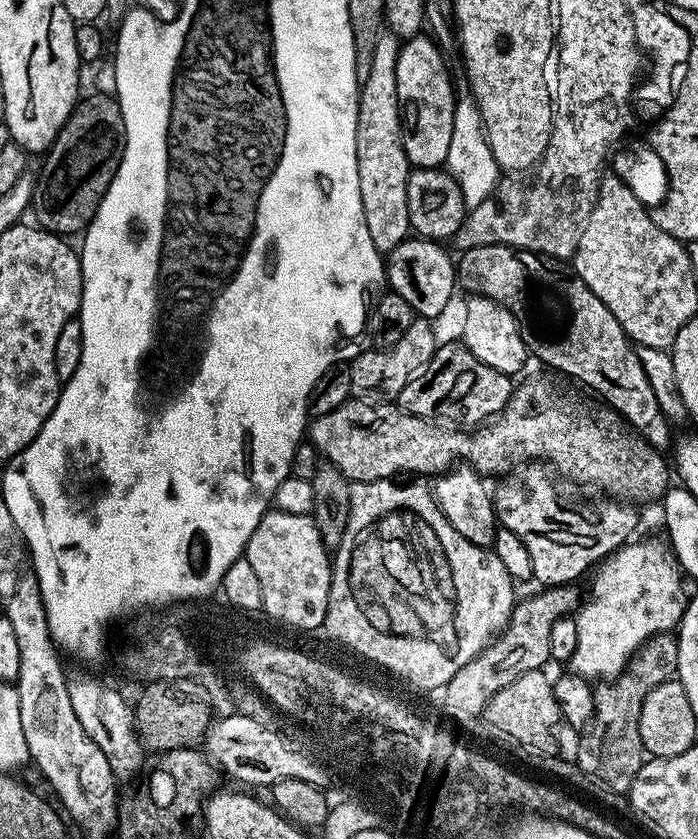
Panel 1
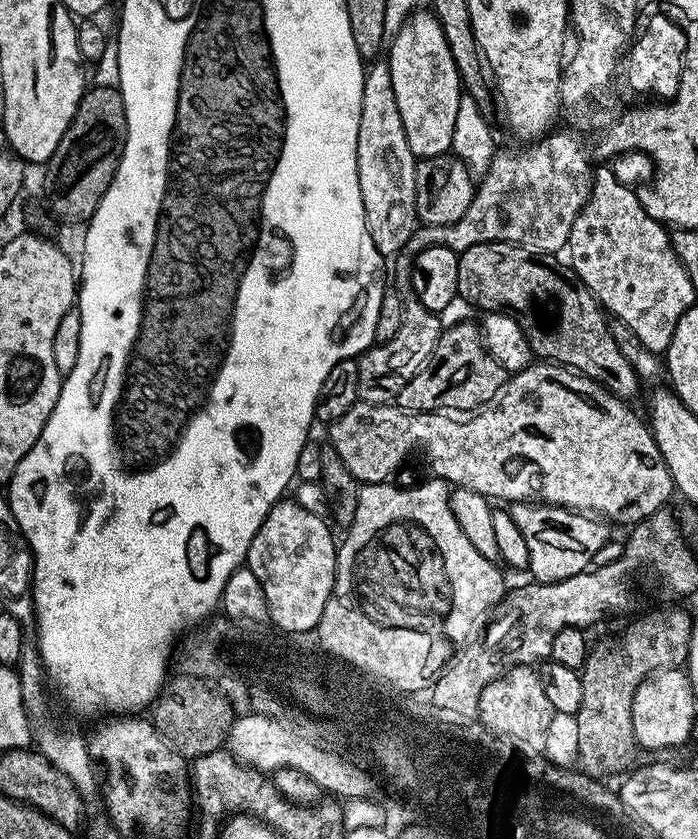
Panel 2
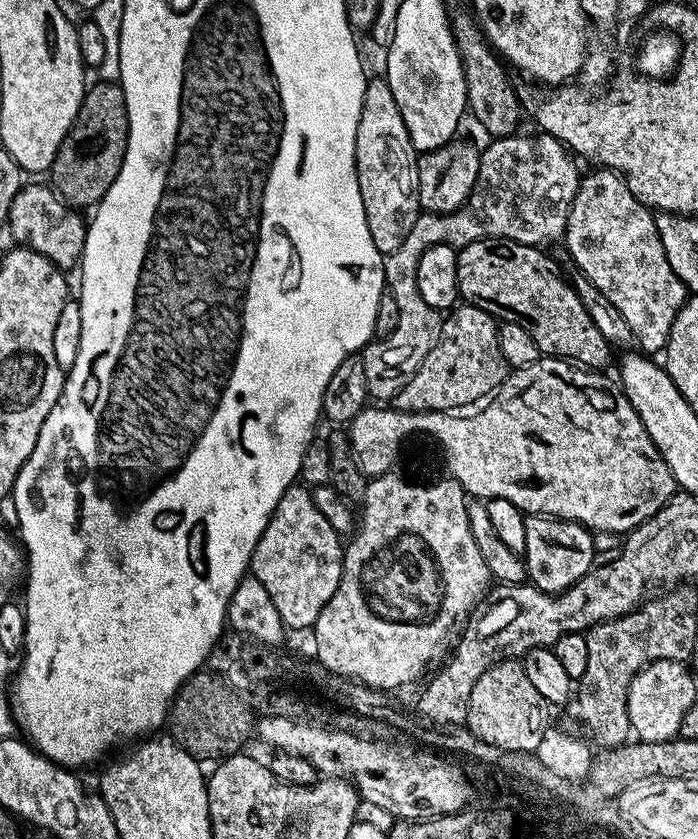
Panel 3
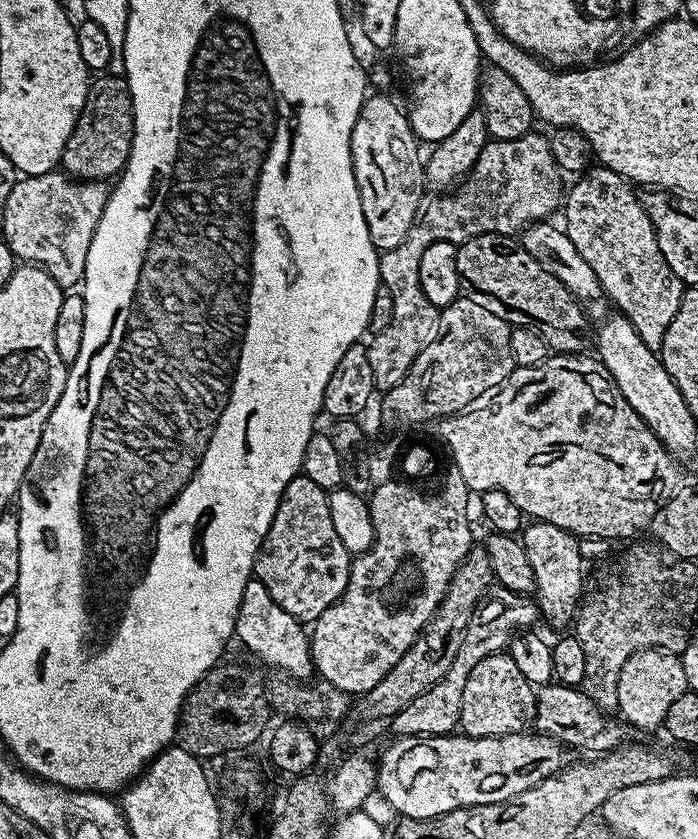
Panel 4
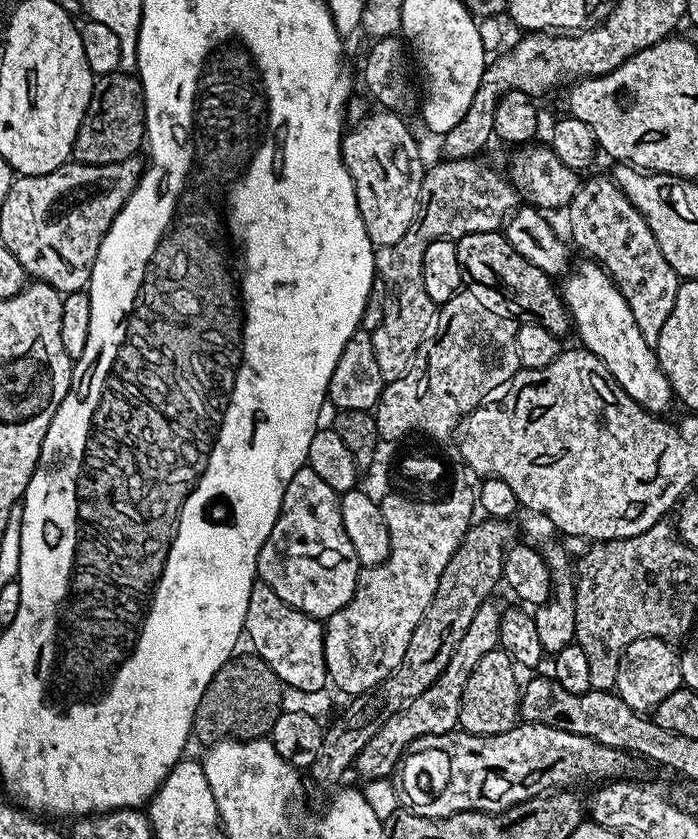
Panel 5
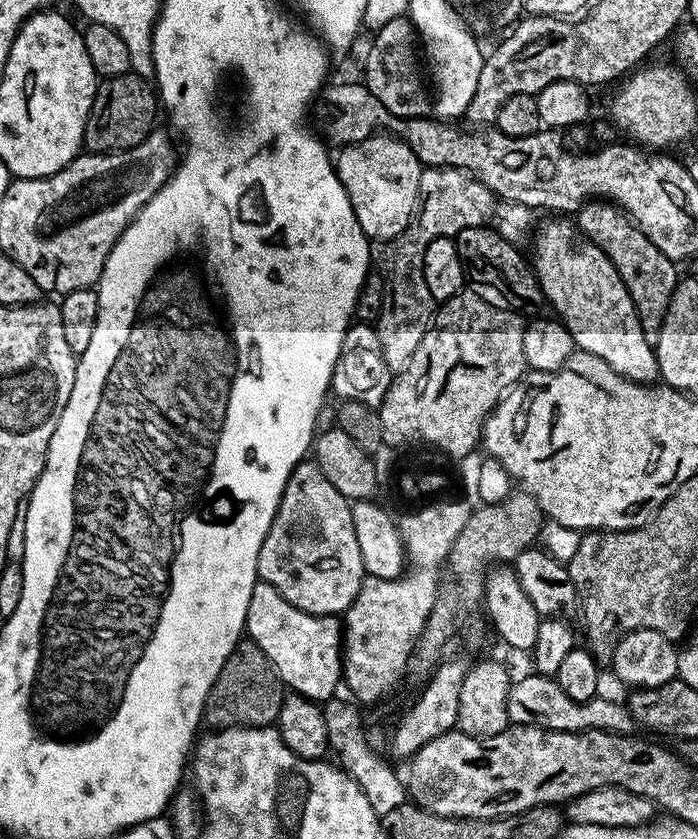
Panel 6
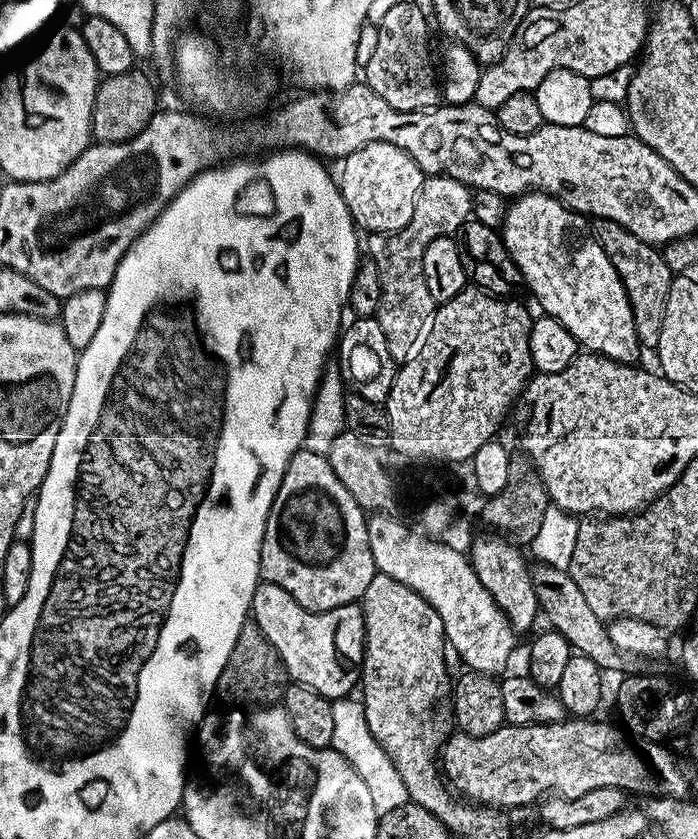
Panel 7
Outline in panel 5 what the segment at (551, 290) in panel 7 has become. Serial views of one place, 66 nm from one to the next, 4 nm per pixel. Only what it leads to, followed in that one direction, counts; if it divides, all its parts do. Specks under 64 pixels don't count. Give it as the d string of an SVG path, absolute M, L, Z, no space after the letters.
M587 263L578 265L576 269L573 267L563 277L565 280L562 283L564 304L574 332L580 335L579 343L608 367L618 386L622 386L634 402L641 404L648 412L667 413L664 411L674 404L674 393L656 360L655 347L642 338L642 330L638 330L638 322L634 322L634 314L630 314L630 306L626 298L622 298L612 277L599 264Z

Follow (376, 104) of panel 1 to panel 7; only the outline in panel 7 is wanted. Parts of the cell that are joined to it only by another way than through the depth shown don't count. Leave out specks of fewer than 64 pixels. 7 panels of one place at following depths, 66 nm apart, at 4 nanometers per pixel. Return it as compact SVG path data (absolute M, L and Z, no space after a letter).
M370 142L344 157L339 168L340 193L357 229L365 228L368 234L397 232L414 218L414 202L426 177L410 154L398 150L398 146L390 146L390 142Z

